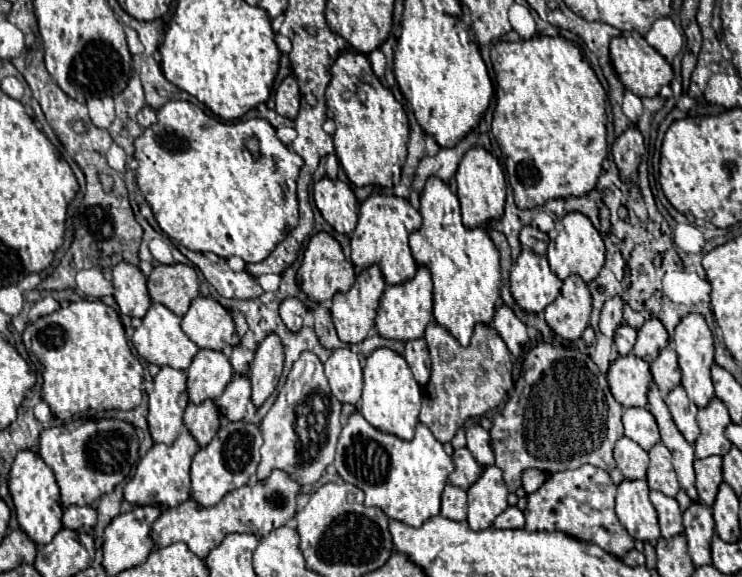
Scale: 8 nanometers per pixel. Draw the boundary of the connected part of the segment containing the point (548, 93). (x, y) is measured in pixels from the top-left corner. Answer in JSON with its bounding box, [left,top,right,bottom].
[490,36,608,210]

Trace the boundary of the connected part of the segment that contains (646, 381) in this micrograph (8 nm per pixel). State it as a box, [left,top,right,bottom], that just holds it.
[608,354,652,408]

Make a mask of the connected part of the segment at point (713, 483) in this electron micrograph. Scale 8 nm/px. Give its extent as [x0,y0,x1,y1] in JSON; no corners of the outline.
[694,456,724,508]

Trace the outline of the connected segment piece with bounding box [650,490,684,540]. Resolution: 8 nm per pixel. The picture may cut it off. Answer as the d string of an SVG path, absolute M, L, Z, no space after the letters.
M652 490L650 492L650 500L658 512L658 524L662 530L662 538L670 538L676 534L684 532L684 524L682 524L682 512L678 508L676 498L668 498L662 492Z

